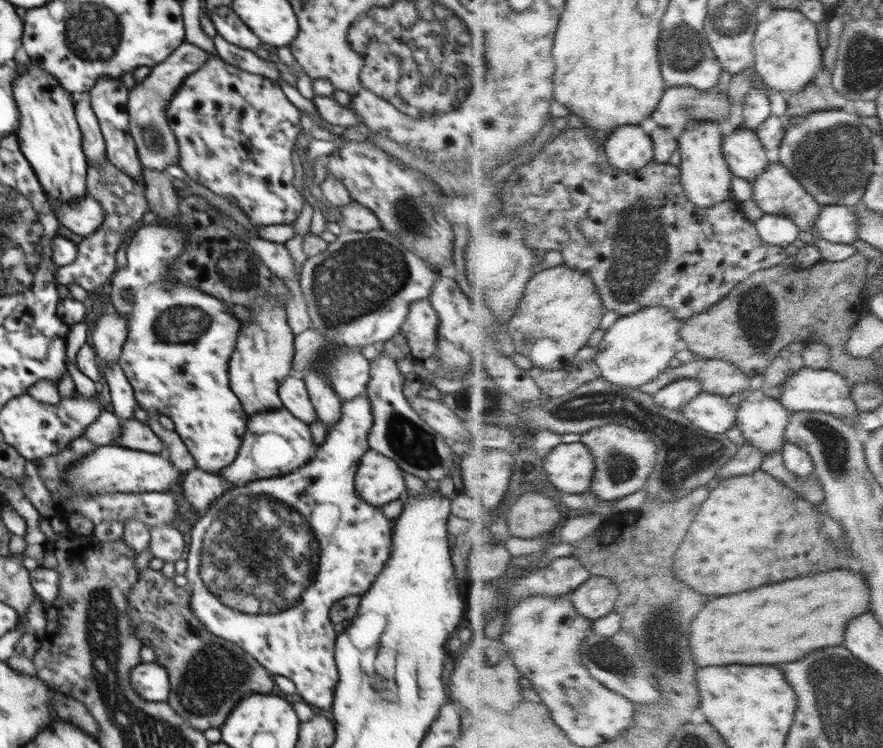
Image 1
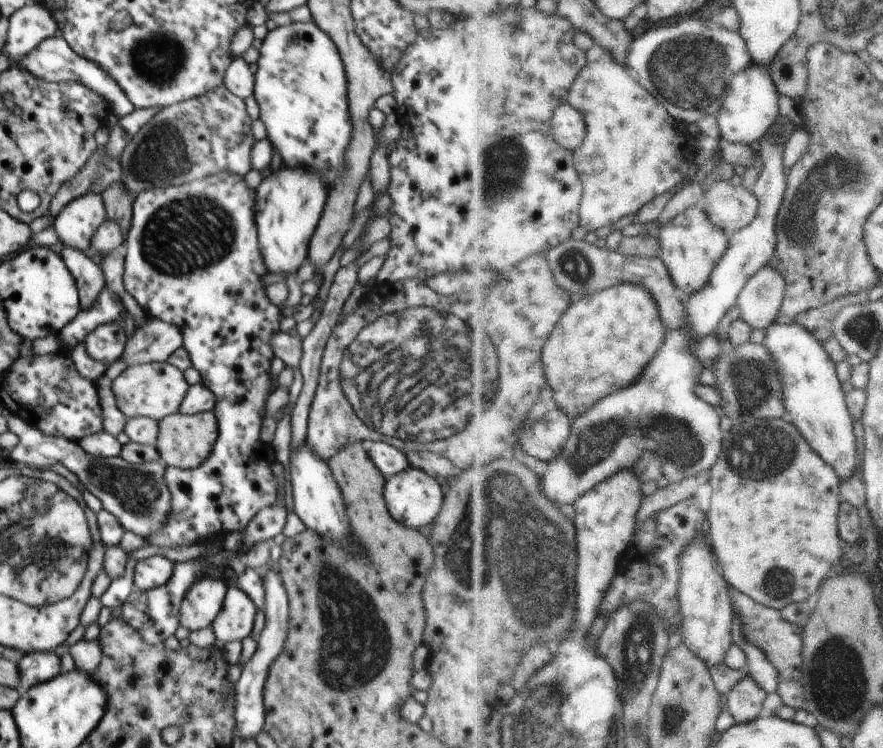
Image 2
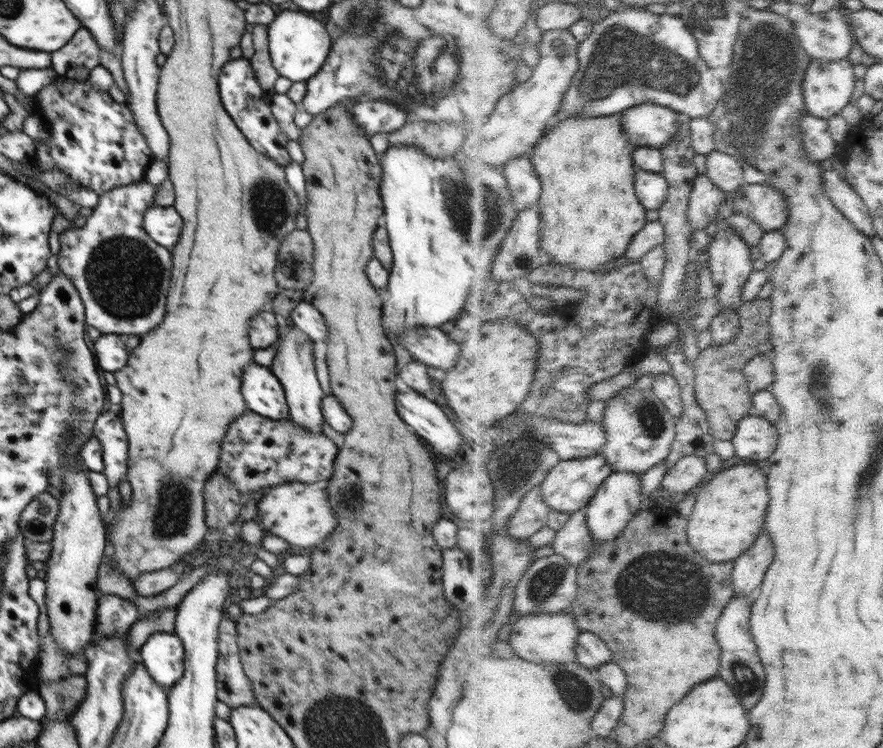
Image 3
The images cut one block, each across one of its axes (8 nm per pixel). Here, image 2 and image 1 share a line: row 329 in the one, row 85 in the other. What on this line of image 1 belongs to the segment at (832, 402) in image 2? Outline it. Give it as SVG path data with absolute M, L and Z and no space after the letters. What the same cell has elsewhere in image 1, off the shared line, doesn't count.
M776 9L768 20L759 23L759 29L755 38L756 72L770 86L772 91L778 91L784 96L792 96L812 83L812 80L823 71L824 52L823 42L820 40L820 26L810 20L806 13L797 9Z

